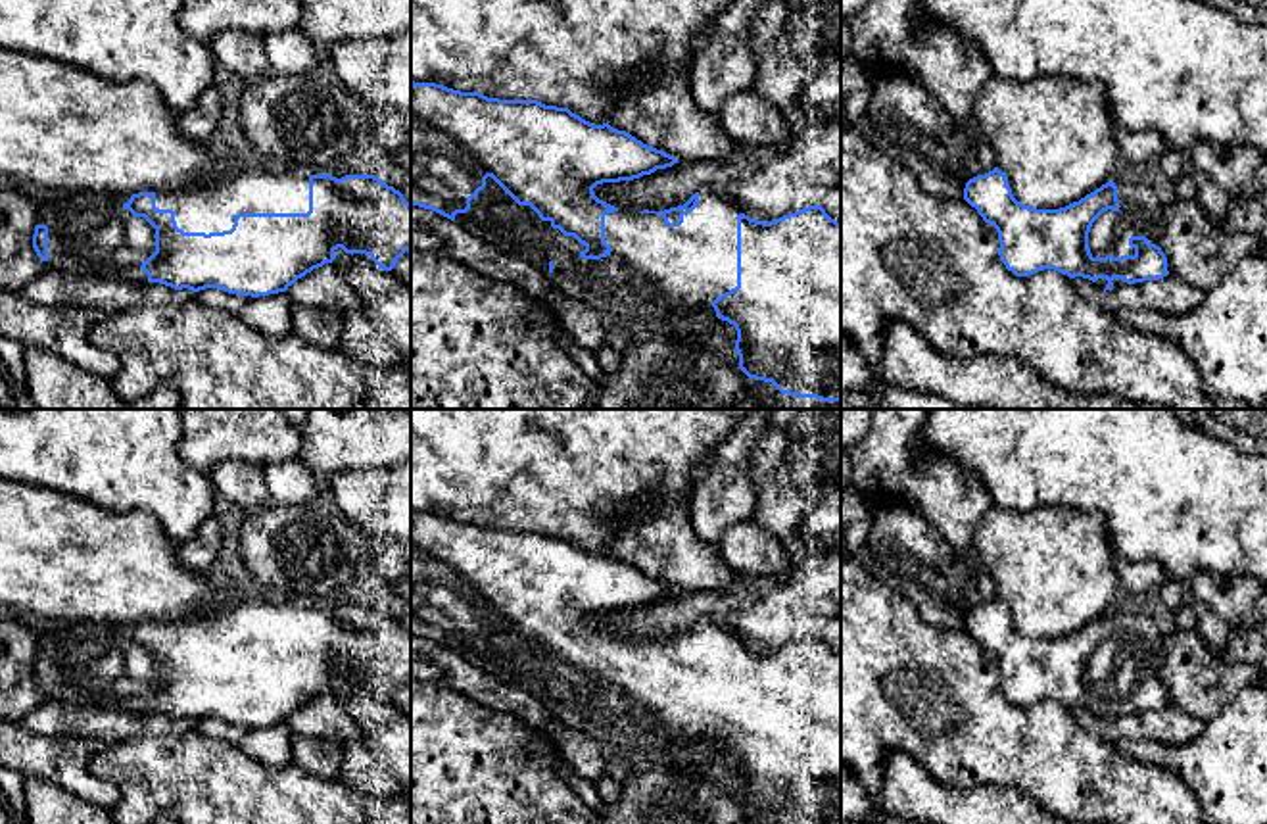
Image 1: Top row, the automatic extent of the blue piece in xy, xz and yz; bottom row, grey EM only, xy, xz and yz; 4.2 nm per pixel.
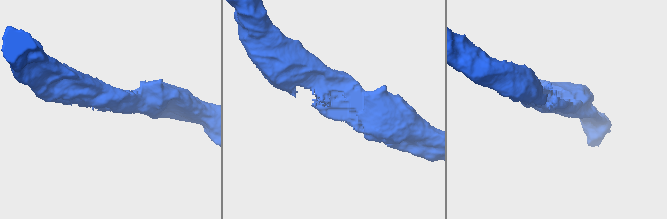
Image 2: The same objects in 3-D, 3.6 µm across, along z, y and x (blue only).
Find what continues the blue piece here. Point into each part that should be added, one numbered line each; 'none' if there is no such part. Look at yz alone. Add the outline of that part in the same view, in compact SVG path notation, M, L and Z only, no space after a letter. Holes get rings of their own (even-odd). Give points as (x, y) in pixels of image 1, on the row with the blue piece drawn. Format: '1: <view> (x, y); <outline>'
1: yz (1141, 214); M1115 182L1117 211L1104 211L1090 227L1088 248L1092 257L1135 255L1131 236L1146 236L1159 246L1163 230L1163 209L1158 194L1142 182Z

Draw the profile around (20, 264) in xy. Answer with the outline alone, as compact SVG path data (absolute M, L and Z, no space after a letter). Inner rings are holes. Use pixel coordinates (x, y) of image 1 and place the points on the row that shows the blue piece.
M0 188L0 288L23 290L52 271L33 248L38 204L17 188Z

